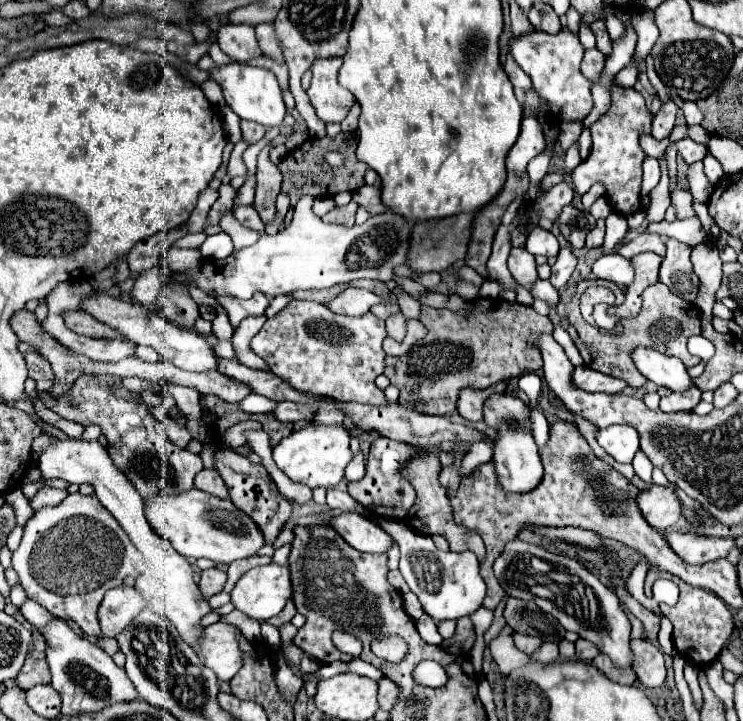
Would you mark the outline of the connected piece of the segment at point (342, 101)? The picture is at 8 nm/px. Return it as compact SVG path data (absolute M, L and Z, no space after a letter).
M324 58L312 64L312 84L308 88L310 102L316 110L316 116L330 124L342 122L348 114L348 108L356 102L354 94L340 86L338 70L342 66L342 58Z

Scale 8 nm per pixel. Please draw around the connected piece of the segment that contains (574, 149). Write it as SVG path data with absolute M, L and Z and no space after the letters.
M574 142L574 144L568 148L568 152L566 152L566 158L564 158L566 170L574 170L574 168L576 168L580 162L582 162L582 160L580 160L580 148L578 148L578 144Z

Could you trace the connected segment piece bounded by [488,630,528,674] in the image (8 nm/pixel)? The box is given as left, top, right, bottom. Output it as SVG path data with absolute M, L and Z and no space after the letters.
M508 630L500 632L500 634L488 644L488 648L490 648L490 654L492 654L492 658L494 658L494 662L498 664L498 668L500 668L502 674L506 674L508 670L512 672L512 670L524 666L526 660L528 660L528 656L516 648L514 638L512 638L512 634L510 634Z

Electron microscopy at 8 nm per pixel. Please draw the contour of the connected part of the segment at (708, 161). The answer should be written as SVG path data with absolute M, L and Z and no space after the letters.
M710 154L704 158L704 172L713 185L716 185L718 180L724 176L720 162Z

